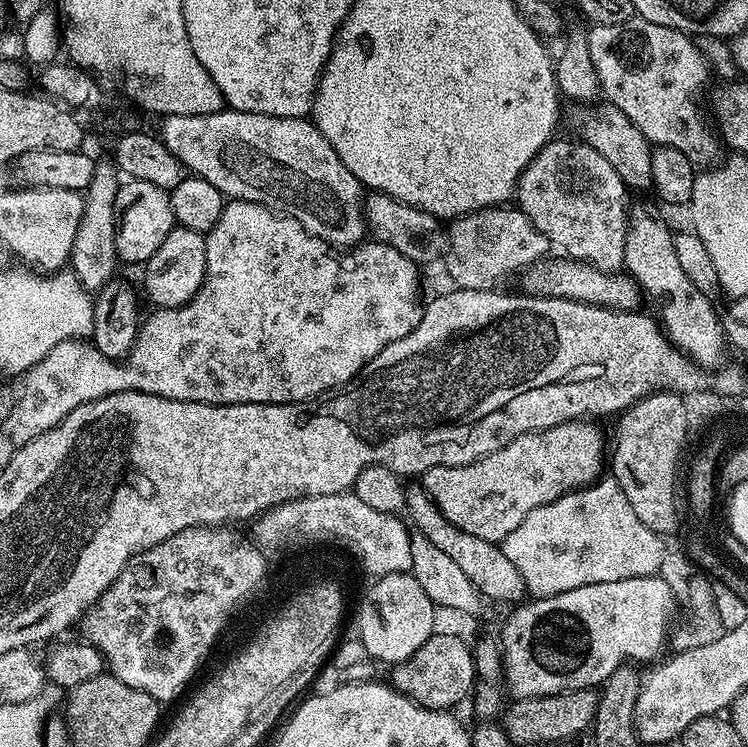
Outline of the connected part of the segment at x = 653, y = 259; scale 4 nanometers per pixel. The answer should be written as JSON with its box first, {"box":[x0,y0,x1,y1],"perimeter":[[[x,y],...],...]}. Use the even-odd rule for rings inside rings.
{"box":[625,215,726,367],"perimeter":[[[636,215],[631,219],[625,246],[625,271],[645,293],[665,298],[660,320],[669,340],[701,367],[717,367],[726,347],[723,321],[714,310],[713,299],[694,286],[680,265],[672,264],[672,253],[673,235],[664,221]]]}

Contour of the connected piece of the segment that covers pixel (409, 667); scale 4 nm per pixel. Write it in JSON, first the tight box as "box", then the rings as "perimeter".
{"box":[393,632,477,711],"perimeter":[[[435,632],[415,654],[397,665],[394,669],[393,687],[404,695],[411,697],[421,708],[434,709],[436,711],[447,711],[454,708],[456,702],[462,701],[474,686],[477,671],[473,649],[458,636],[454,634],[441,634]]]}

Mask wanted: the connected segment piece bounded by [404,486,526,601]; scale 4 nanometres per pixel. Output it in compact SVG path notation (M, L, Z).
M416 486L416 488L411 489L409 487L405 491L404 510L406 516L407 514L409 516L407 516L407 519L410 521L411 527L442 550L442 554L446 554L451 561L457 564L477 591L480 592L481 597L488 600L490 598L492 600L517 599L516 601L519 601L521 599L519 596L525 595L526 589L522 574L518 574L518 570L510 562L510 558L506 558L503 547L497 546L491 540L474 538L472 534L466 534L465 531L458 530L442 515L440 507L434 503L425 488Z

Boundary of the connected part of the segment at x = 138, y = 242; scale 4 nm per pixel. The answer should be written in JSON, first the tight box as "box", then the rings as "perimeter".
{"box":[116,179,174,264],"perimeter":[[[129,179],[121,183],[116,196],[116,255],[121,261],[129,260],[136,264],[139,260],[151,261],[165,247],[168,235],[172,232],[174,215],[171,195],[163,187],[151,184],[148,181]]]}

